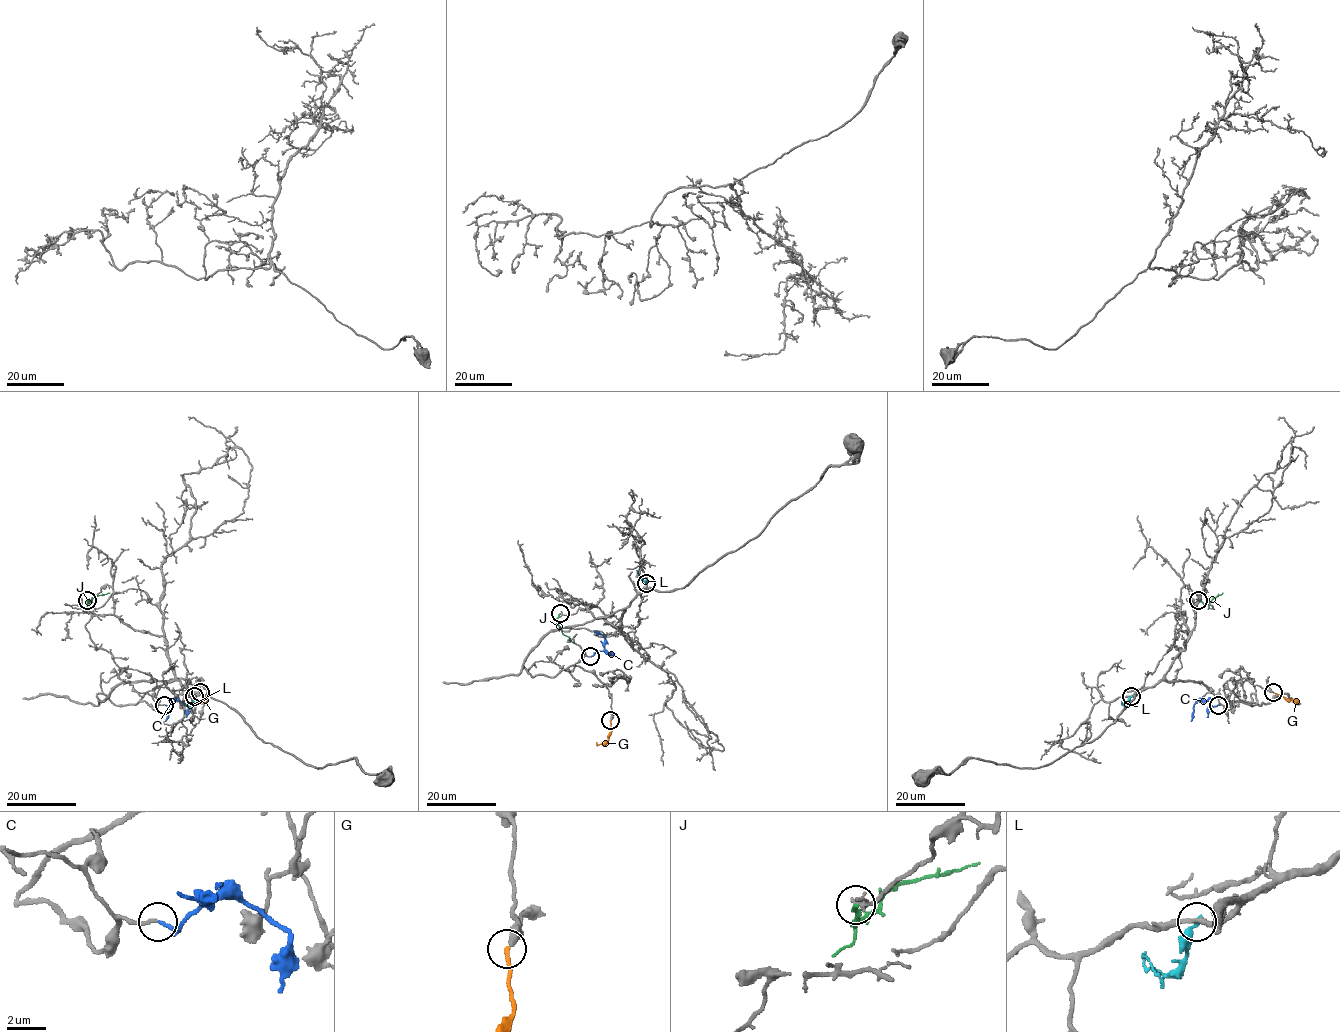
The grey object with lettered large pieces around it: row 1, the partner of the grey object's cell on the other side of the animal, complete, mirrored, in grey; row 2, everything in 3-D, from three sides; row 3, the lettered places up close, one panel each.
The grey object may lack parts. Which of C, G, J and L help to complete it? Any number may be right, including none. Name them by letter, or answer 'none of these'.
C

